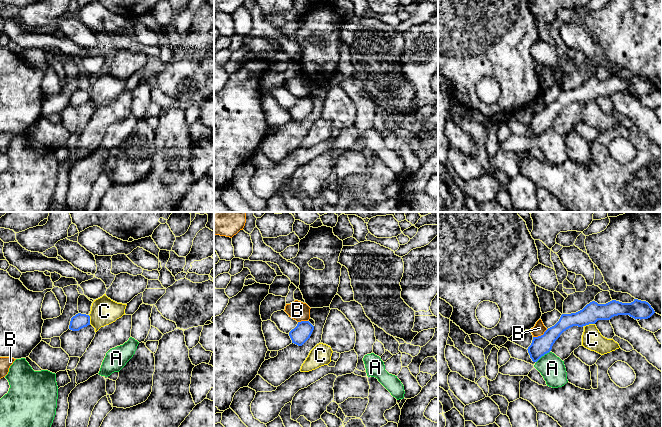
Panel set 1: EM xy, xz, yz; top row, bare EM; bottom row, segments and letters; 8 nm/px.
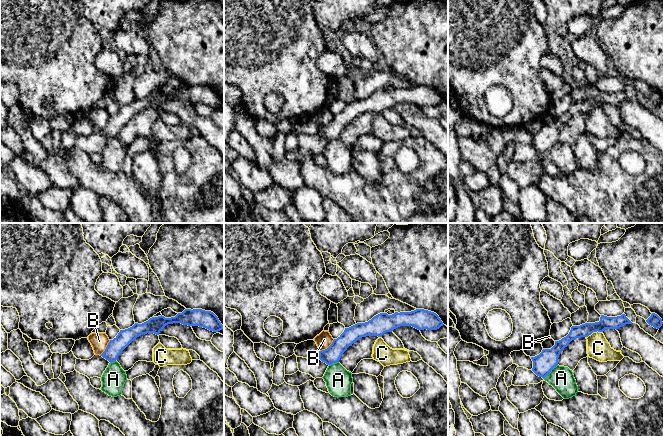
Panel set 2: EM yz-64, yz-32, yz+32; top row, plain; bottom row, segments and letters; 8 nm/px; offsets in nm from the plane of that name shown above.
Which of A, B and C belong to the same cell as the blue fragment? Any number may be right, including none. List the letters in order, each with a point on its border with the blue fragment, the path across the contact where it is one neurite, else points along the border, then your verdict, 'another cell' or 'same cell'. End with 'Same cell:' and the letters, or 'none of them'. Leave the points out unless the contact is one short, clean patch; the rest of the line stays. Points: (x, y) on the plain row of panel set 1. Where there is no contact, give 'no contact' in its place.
A: yz (542, 131) | along yz (549, 127), (536, 138) | another cell
B: yz (541, 111) | along yz (547, 105), (542, 110), (533, 113) | another cell
C: yz (589, 99) | along yz (594, 99), (584, 102) | another cell
Same cell: none of them

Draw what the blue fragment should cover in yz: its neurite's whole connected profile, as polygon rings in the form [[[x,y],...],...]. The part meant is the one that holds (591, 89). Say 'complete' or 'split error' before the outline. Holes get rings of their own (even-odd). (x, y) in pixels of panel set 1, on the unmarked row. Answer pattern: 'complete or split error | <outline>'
complete | [[[634,75],[631,79],[612,76],[606,80],[598,80],[592,77],[576,89],[562,90],[559,97],[548,104],[543,111],[533,113],[527,126],[532,137],[537,138],[551,127],[553,120],[560,111],[573,102],[583,103],[595,100],[598,96],[610,96],[618,91],[629,91],[635,96],[648,95],[654,89],[654,85],[648,78],[638,75]]]

